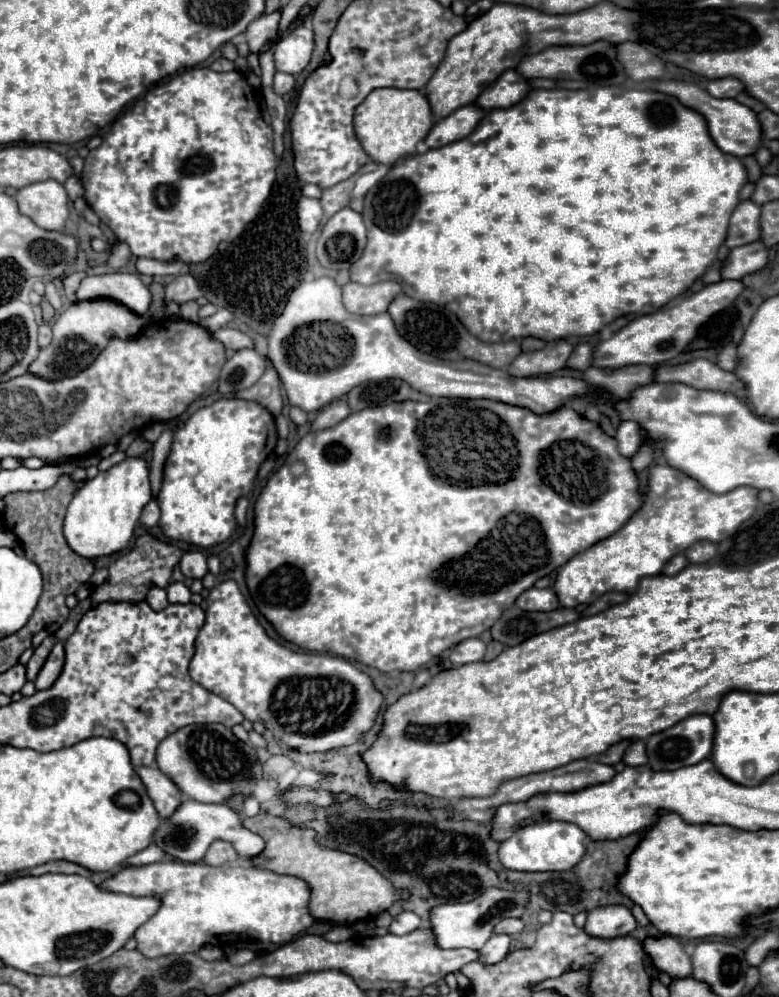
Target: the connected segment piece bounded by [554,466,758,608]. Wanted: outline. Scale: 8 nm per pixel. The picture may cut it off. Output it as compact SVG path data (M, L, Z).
M652 466L648 474L648 500L644 500L642 508L616 534L596 542L584 552L578 552L560 568L554 584L560 604L566 608L592 604L610 590L634 594L644 576L660 574L672 554L684 552L692 542L720 542L726 536L732 536L742 522L752 518L756 506L756 488L736 488L718 496L680 470L670 466Z

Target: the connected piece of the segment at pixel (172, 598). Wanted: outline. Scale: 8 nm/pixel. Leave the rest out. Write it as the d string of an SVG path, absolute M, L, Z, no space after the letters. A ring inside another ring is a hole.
M174 582L166 588L168 592L168 602L170 604L188 604L190 602L190 590L182 582Z

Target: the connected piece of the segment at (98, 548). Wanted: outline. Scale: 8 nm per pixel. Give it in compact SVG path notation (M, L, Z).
M124 458L120 464L96 478L76 492L64 518L64 536L70 548L84 558L98 558L120 552L128 546L138 524L142 508L152 500L150 468L144 458Z

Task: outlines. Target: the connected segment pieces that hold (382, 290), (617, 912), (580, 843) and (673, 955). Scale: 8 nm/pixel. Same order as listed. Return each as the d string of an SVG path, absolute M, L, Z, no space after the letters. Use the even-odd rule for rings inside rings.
M394 280L376 282L372 286L348 282L342 288L344 306L354 314L380 314L386 312L390 302L402 294L402 286Z
M600 906L588 912L588 922L584 930L598 938L626 936L636 928L636 918L626 906Z
M542 820L542 822L516 828L514 834L500 844L498 856L500 856L500 862L508 870L524 870L524 872L570 870L582 860L586 852L584 842L586 842L586 832L582 832L576 824L558 822L558 820Z
M672 936L662 938L648 938L644 940L644 950L652 956L658 970L666 972L672 980L690 978L692 976L692 962L682 944Z

